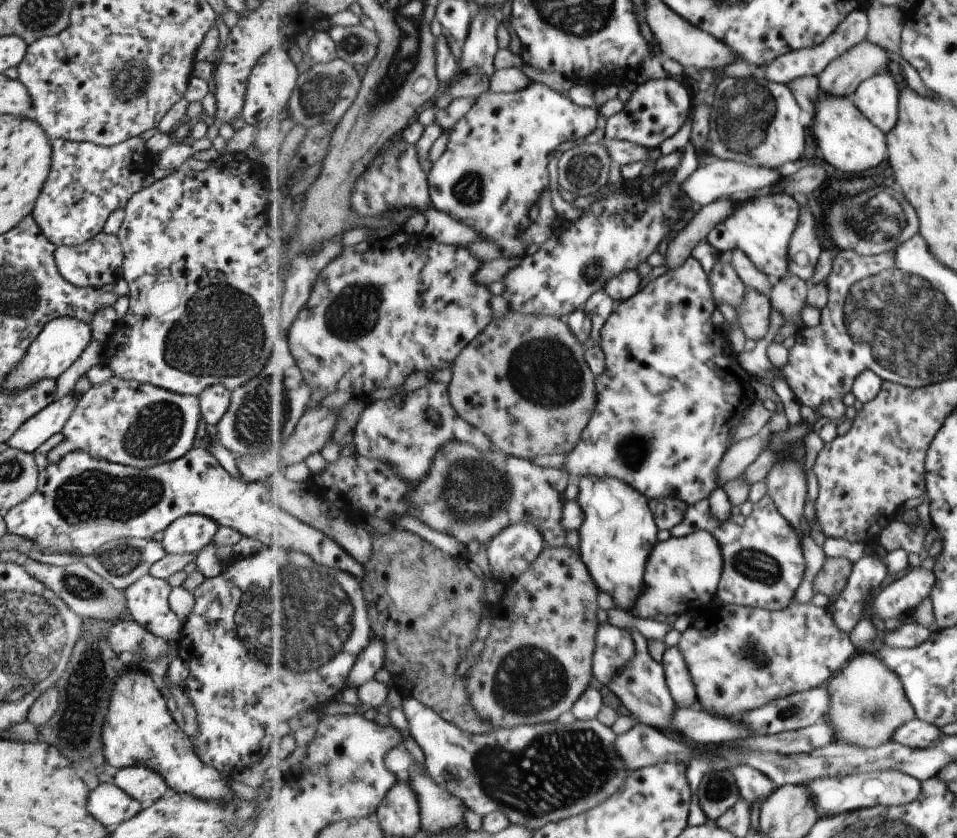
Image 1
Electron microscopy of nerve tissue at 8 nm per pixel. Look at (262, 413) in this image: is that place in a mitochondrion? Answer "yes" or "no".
yes

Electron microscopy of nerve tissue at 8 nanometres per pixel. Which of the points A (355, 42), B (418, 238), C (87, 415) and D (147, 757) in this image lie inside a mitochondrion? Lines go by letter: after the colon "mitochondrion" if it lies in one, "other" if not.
A: mitochondrion
B: other
C: other
D: other

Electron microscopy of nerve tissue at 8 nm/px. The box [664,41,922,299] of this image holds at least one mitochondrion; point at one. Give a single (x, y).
(745, 112)

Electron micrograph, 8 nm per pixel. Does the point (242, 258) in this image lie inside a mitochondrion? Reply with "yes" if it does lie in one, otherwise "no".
no

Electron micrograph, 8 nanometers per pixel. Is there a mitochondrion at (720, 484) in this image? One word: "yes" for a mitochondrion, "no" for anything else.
no

